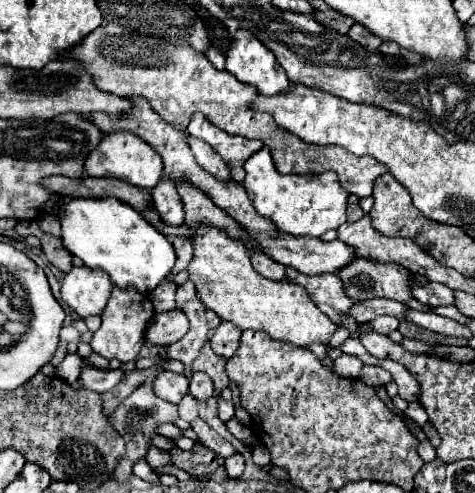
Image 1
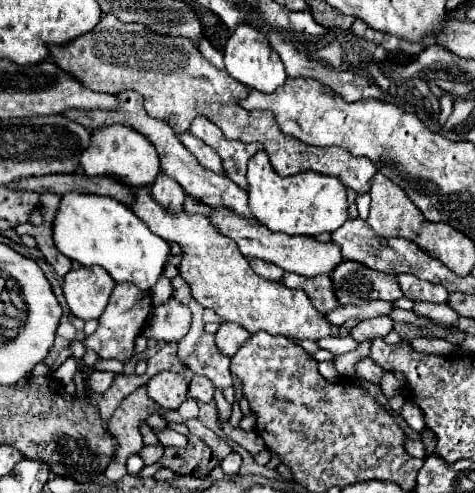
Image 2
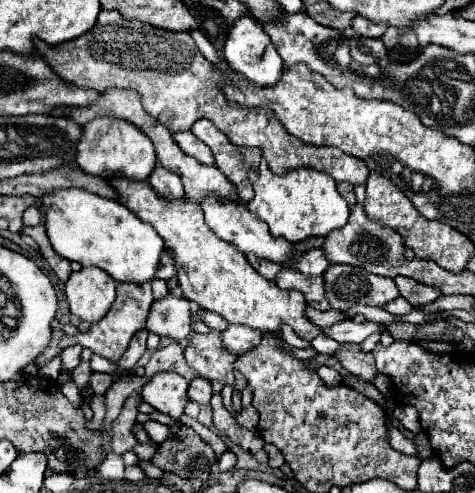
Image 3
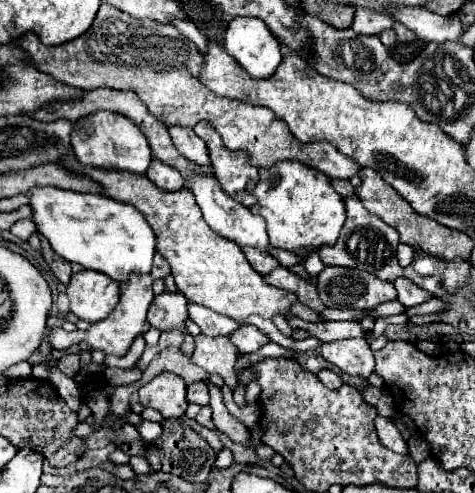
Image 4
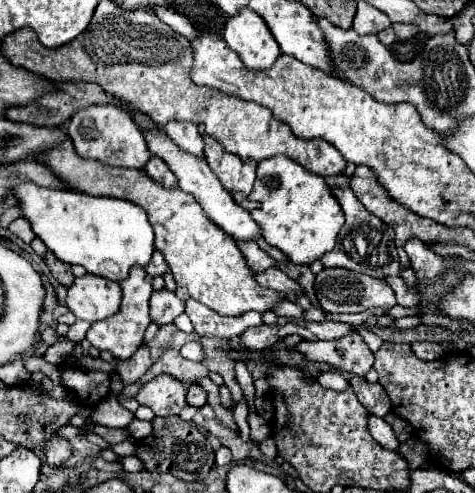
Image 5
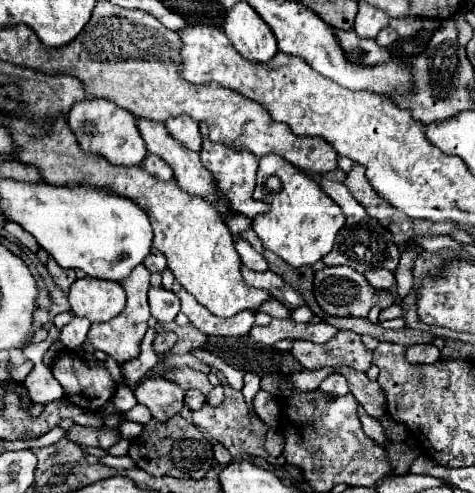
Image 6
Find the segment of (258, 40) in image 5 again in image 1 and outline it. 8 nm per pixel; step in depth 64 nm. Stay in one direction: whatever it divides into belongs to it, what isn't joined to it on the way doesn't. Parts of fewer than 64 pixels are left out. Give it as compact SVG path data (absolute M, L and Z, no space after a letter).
M236 32L226 54L226 70L240 82L256 86L264 96L278 96L290 88L284 68L280 68L272 52L262 48L248 32Z

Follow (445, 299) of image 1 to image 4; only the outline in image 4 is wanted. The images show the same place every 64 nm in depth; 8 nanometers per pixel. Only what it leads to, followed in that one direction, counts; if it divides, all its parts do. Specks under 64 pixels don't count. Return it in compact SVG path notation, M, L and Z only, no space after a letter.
M396 278L394 286L398 290L398 300L408 308L416 306L416 304L422 304L422 302L428 302L430 298L434 298L430 292L426 292L426 290L418 288L416 284L412 284L408 278Z

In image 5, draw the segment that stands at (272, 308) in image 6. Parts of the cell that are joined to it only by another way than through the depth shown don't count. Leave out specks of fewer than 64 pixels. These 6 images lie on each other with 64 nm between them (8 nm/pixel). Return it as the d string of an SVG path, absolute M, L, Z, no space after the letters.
M286 300L286 302L282 302L280 306L276 306L274 308L274 314L276 316L290 316L290 318L302 318L304 316L304 310L296 304L296 302L290 302L290 300Z

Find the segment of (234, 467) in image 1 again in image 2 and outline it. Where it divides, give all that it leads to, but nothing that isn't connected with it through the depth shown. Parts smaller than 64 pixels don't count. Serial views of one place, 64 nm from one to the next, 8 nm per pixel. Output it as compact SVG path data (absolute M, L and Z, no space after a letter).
M232 452L232 454L228 454L228 456L222 460L220 466L222 466L222 470L224 470L226 476L234 476L234 474L238 474L238 470L240 470L240 466L242 466L242 458L240 458L240 454Z

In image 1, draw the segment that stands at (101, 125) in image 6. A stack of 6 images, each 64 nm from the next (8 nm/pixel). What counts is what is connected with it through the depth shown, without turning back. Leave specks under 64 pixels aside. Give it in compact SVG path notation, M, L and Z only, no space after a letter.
M120 132L106 134L102 138L102 142L98 144L98 148L92 150L86 160L86 174L88 176L128 180L130 184L136 184L136 186L148 188L148 190L152 190L160 182L162 172L164 172L162 158L144 140L140 140L134 134L120 134Z

